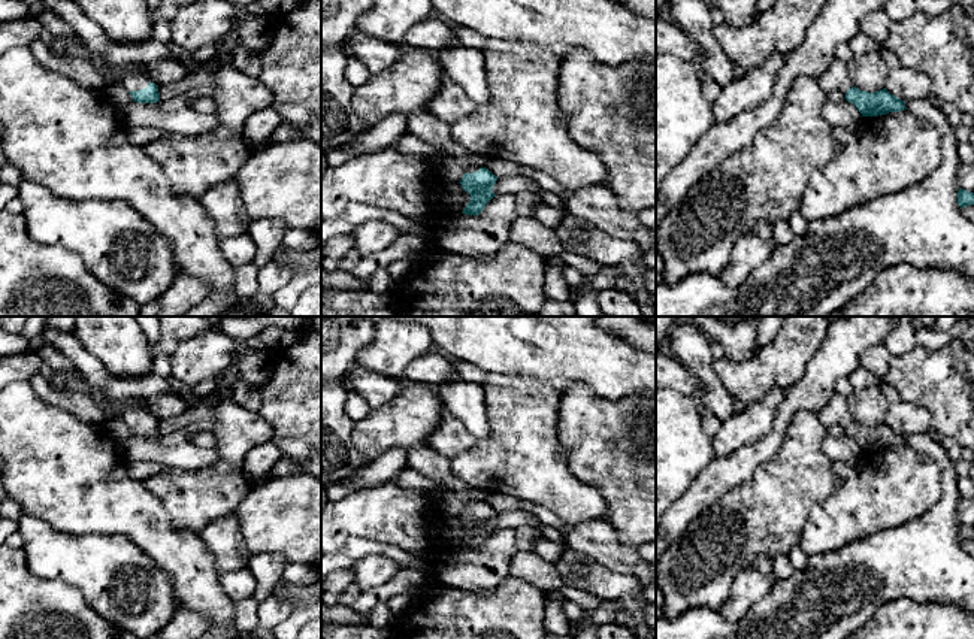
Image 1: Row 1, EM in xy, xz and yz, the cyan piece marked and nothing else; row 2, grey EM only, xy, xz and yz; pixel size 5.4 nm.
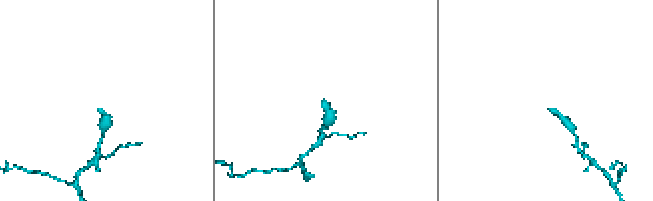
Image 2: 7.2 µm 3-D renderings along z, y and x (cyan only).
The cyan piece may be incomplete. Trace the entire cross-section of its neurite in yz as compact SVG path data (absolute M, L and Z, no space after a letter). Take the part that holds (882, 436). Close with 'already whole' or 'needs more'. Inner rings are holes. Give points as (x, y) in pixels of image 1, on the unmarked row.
M838 393L831 397L817 417L826 428L844 428L846 434L853 437L862 451L878 451L907 443L905 436L890 428L886 423L875 427L856 423L850 414L846 397Z; needs more

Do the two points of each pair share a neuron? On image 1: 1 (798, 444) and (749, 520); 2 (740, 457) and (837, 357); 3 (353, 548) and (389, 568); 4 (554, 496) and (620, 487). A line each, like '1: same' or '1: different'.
1: same
2: same
3: different
4: different

